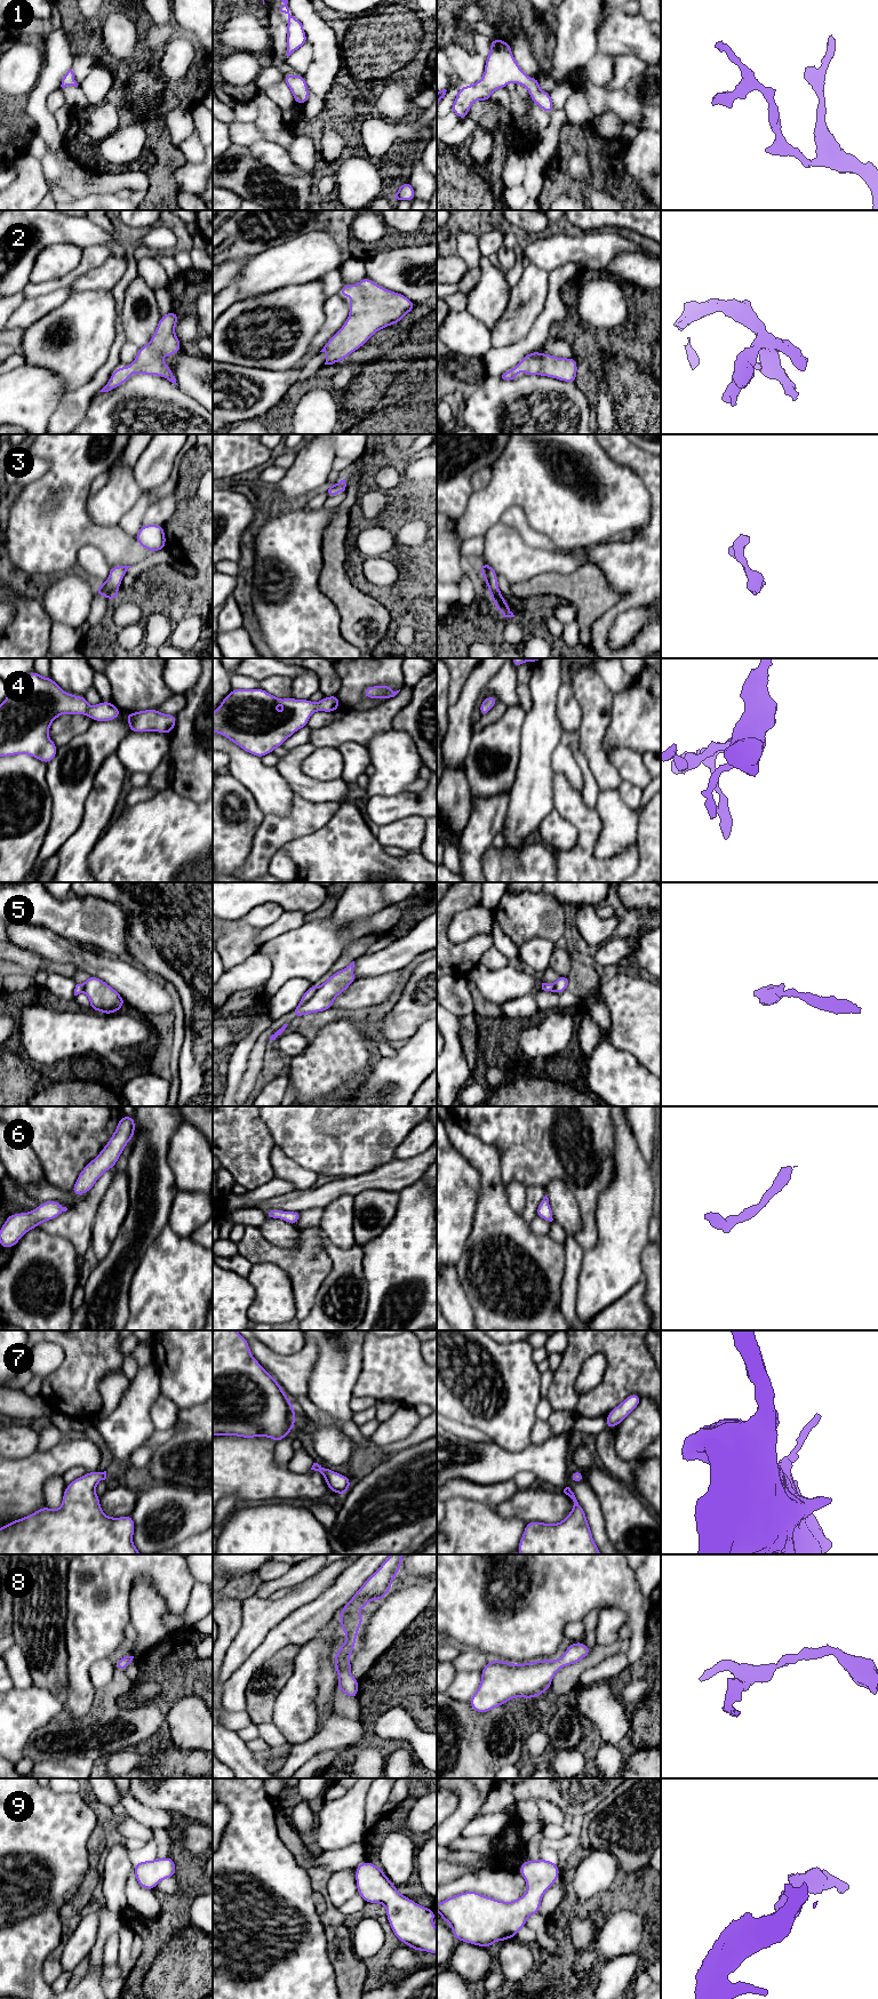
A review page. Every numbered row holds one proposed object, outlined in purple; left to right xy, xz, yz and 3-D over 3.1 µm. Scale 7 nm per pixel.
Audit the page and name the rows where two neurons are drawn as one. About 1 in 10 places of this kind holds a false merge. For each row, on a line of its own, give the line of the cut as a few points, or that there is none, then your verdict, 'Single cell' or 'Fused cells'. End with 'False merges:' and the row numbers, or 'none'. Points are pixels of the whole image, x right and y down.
1: No split. Single cell
2: No split. Single cell
3: No split. Single cell
4: No split. Single cell
5: Split along xz (317, 990), (298, 1006). Fused cells
6: No split. Single cell
7: No split. Single cell
8: No split. Single cell
9: No split. Single cell
False merges: 5

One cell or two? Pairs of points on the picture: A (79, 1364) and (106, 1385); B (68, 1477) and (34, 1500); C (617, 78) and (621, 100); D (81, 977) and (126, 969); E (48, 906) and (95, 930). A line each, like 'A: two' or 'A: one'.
A: two
B: two
C: two
D: two
E: one

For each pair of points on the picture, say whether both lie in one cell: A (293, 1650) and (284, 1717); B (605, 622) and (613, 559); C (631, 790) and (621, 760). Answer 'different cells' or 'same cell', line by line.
A: different cells
B: same cell
C: different cells

